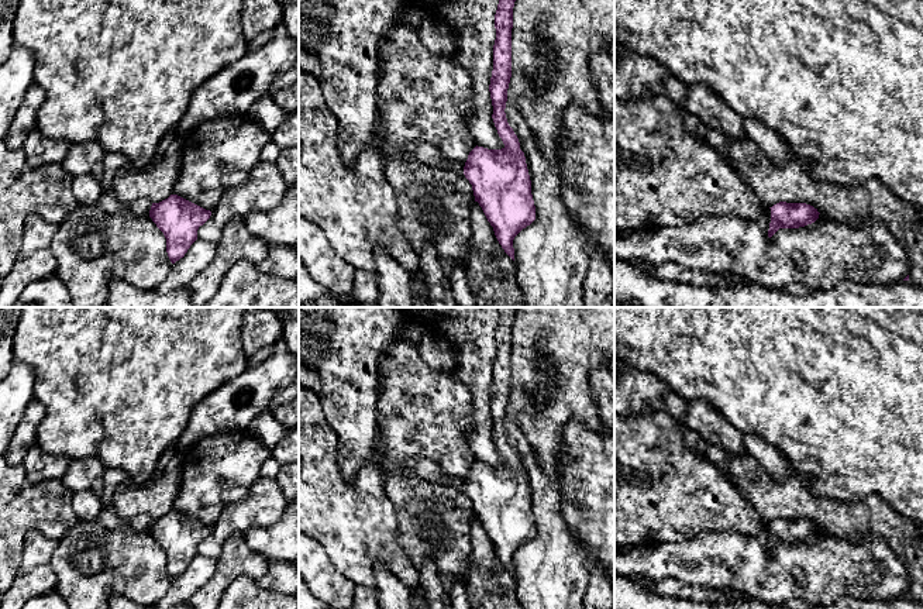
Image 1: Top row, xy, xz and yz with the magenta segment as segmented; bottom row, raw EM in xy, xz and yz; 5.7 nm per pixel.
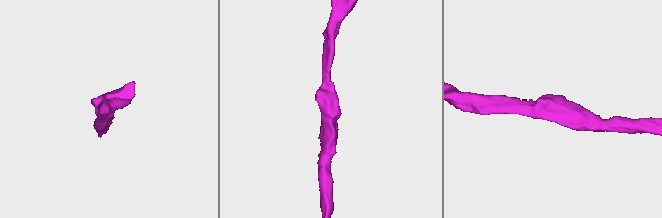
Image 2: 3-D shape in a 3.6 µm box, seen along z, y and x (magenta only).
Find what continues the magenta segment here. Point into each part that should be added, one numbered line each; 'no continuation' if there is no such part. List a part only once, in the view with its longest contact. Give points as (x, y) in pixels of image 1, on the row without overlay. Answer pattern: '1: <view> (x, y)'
1: xy (112, 522)

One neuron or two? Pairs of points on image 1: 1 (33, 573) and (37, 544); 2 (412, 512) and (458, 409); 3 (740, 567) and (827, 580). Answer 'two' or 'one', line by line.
1: one
2: one
3: one

